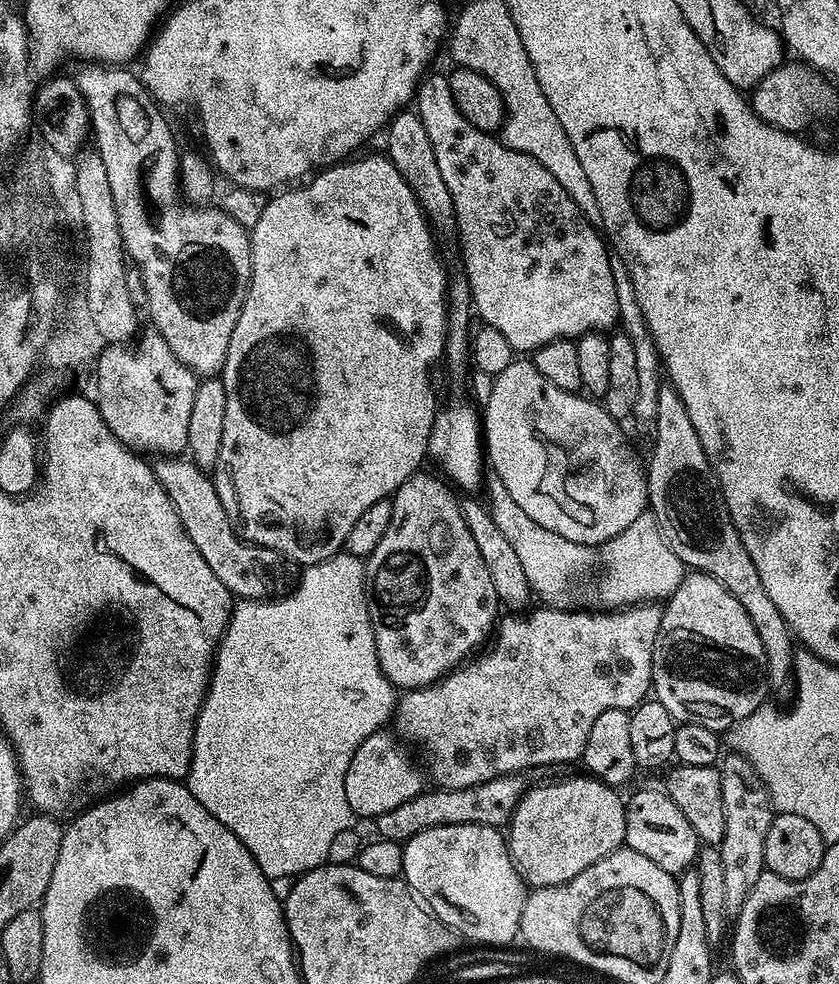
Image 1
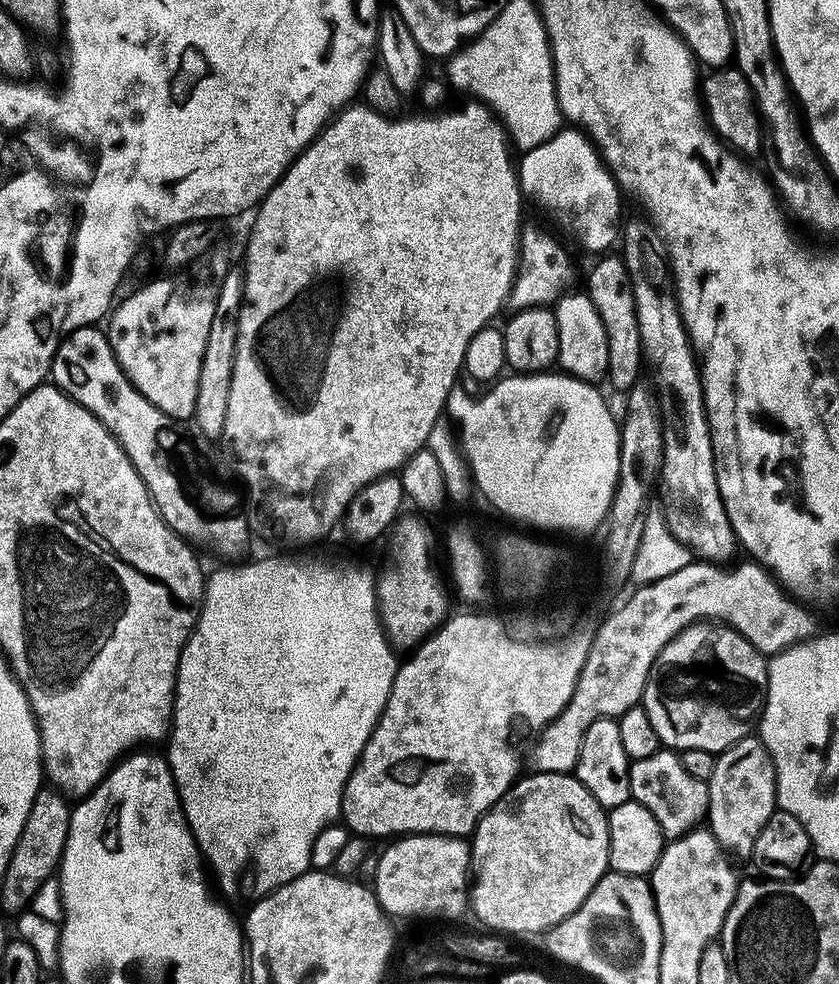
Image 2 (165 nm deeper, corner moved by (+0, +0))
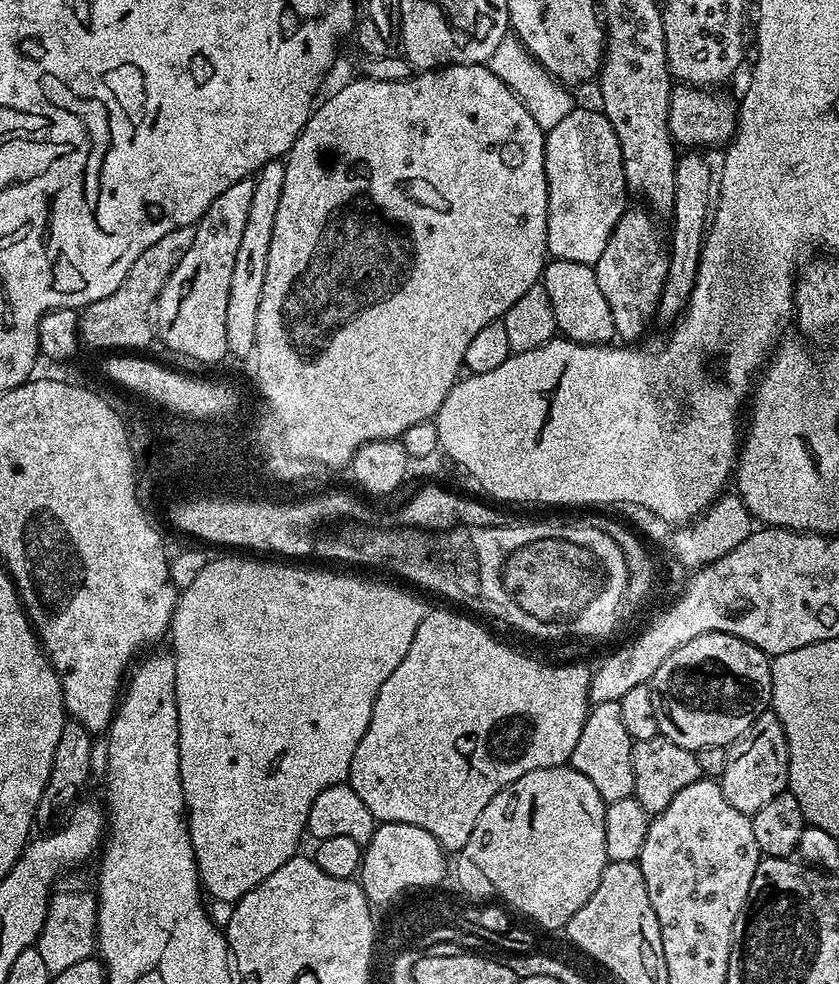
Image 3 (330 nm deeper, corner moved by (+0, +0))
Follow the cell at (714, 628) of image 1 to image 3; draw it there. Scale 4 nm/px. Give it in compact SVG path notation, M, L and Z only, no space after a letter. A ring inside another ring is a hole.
M704 632L687 640L658 666L650 681L654 698L654 718L658 718L658 733L691 752L700 748L727 746L746 731L772 699L772 666L760 648L742 638L725 632Z

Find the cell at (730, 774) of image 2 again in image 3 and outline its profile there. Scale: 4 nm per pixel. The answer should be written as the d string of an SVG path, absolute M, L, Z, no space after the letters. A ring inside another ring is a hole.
M765 710L757 716L756 721L737 739L727 745L725 768L718 777L718 783L726 802L740 812L754 813L777 792L788 787L788 740L775 712Z

